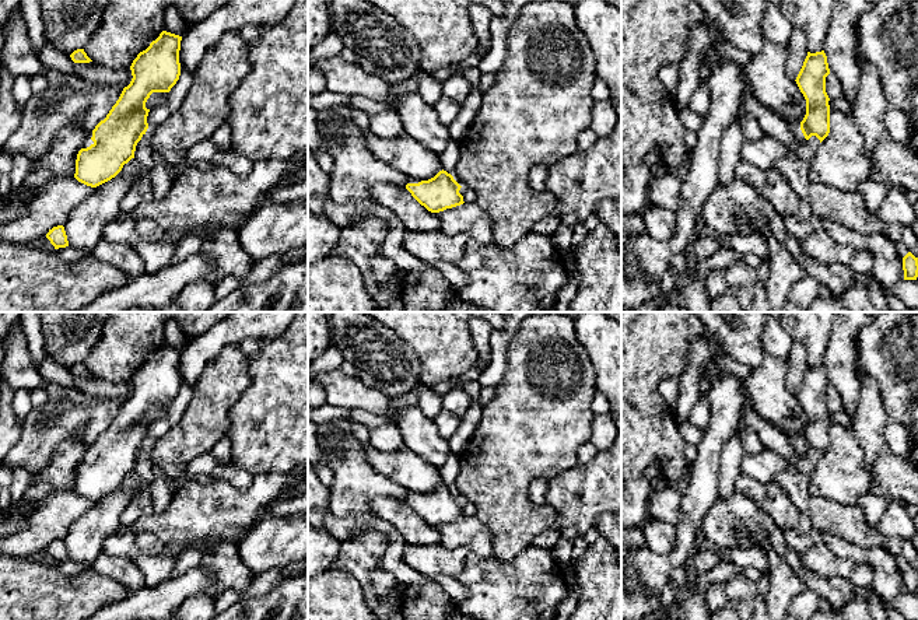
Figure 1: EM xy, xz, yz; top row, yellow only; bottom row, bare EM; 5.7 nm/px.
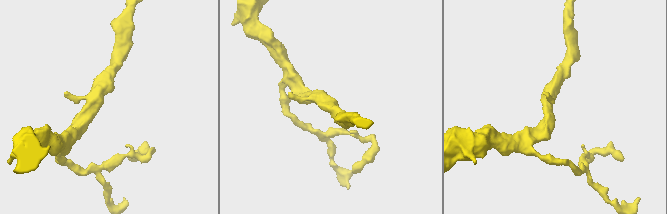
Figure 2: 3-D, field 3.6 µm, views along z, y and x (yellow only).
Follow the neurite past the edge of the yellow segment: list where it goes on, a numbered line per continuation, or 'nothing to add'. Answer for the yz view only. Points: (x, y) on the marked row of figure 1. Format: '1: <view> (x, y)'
nothing to add

